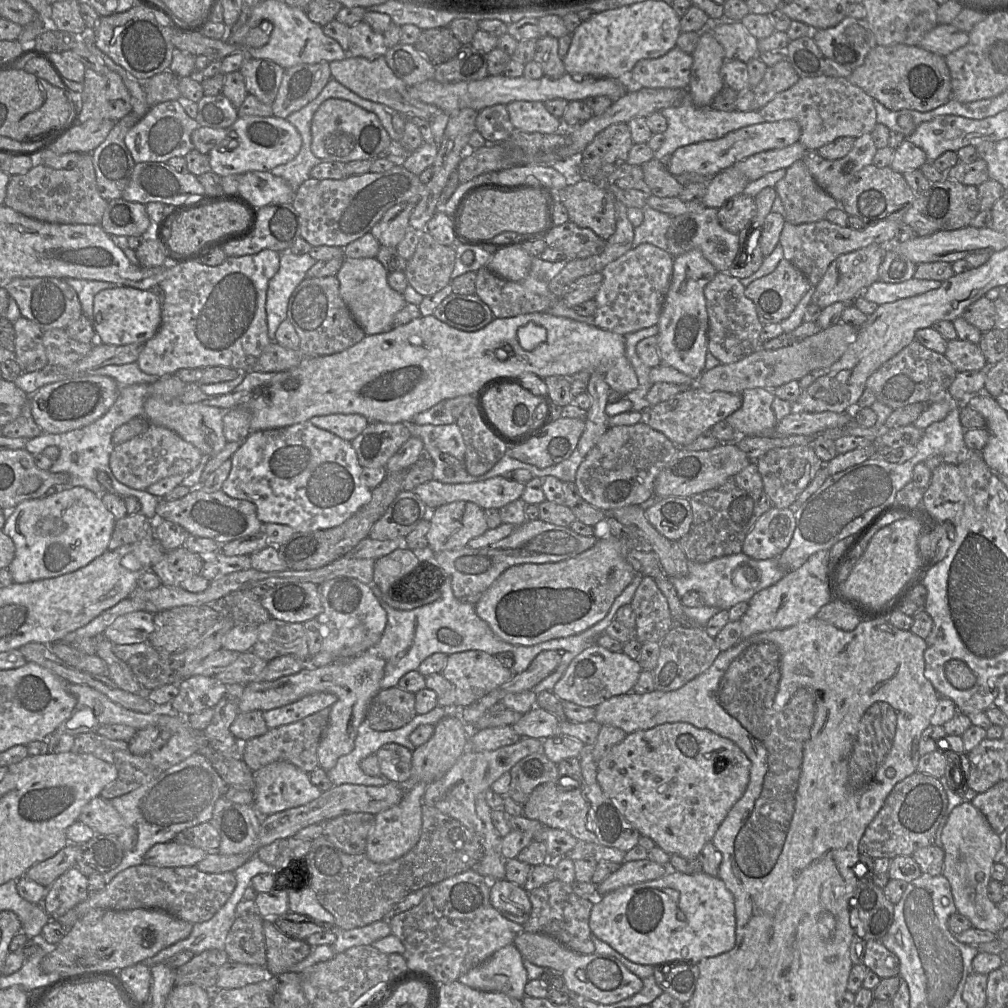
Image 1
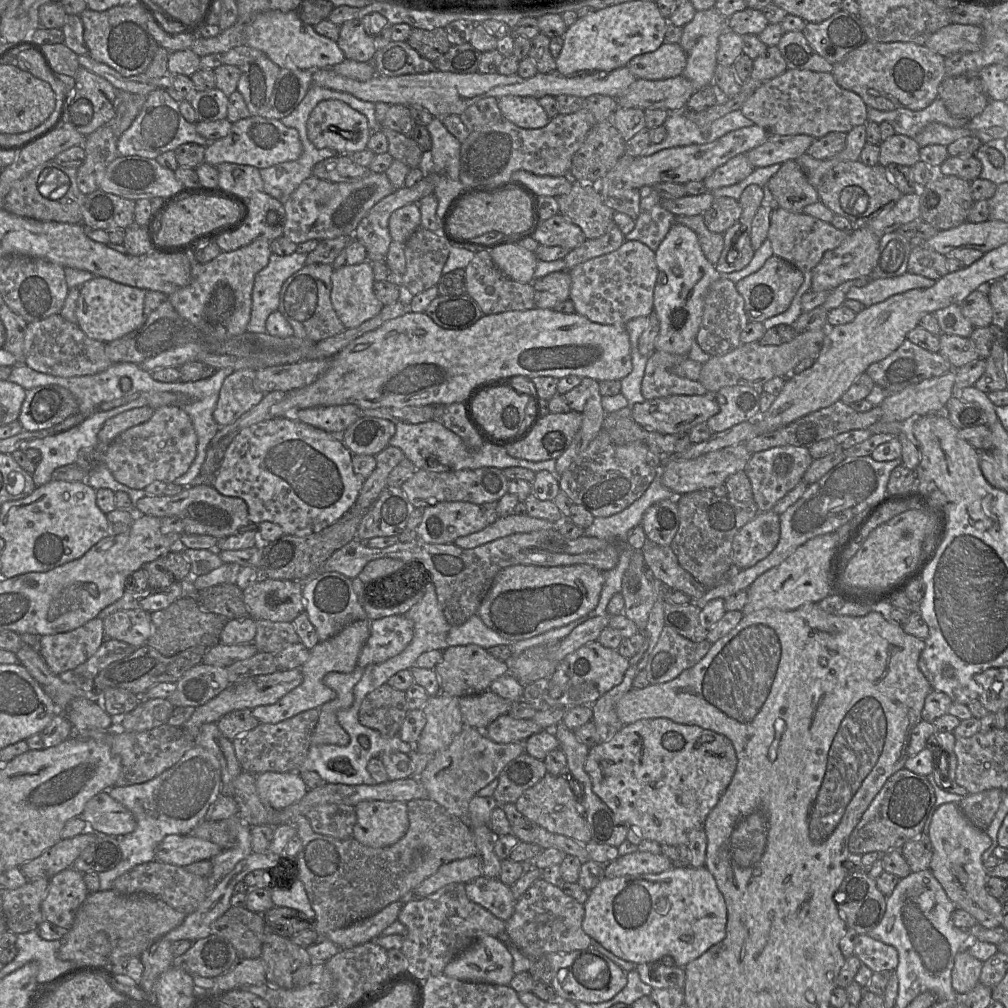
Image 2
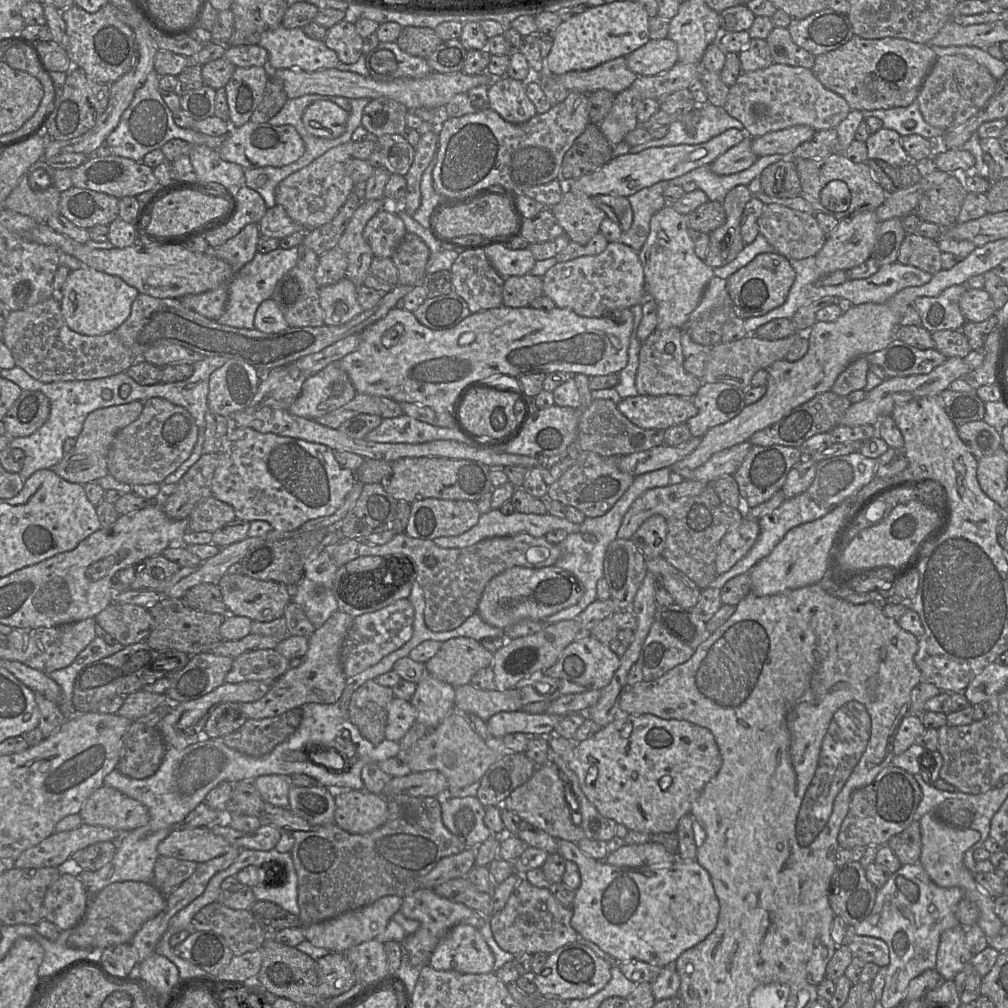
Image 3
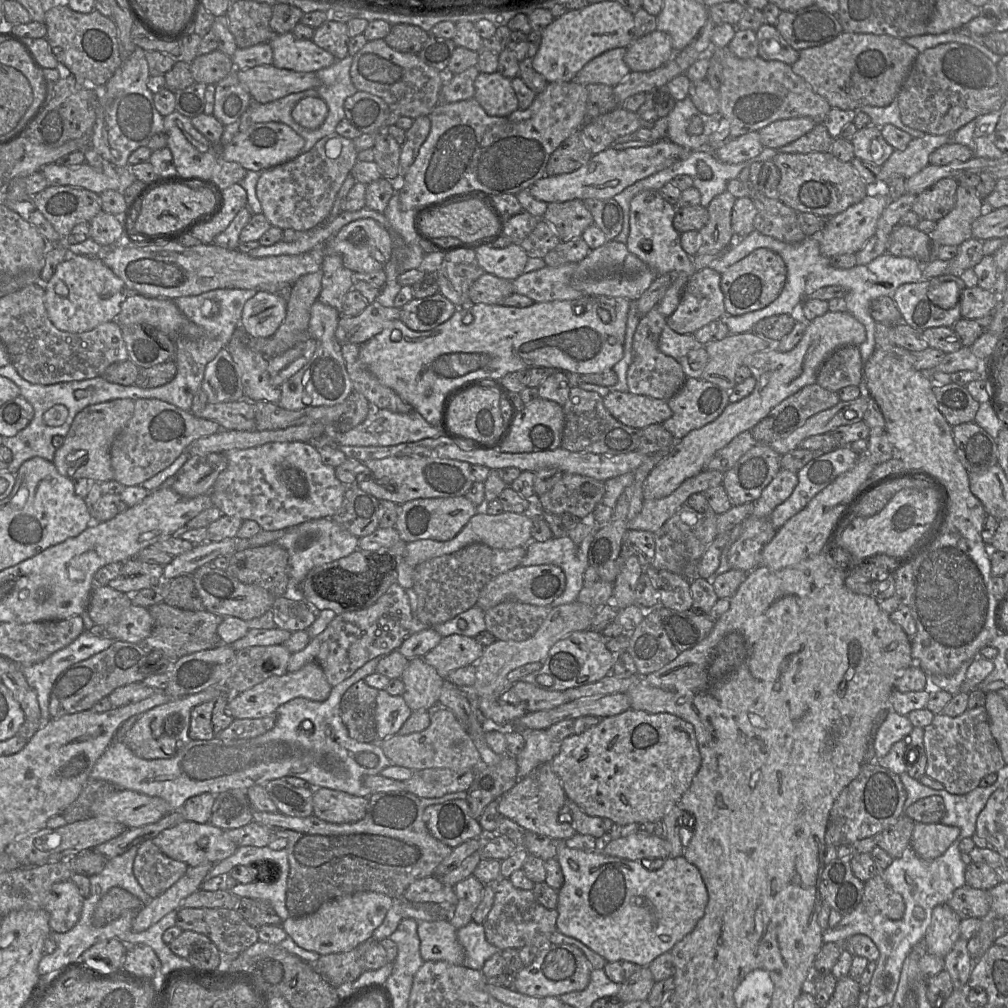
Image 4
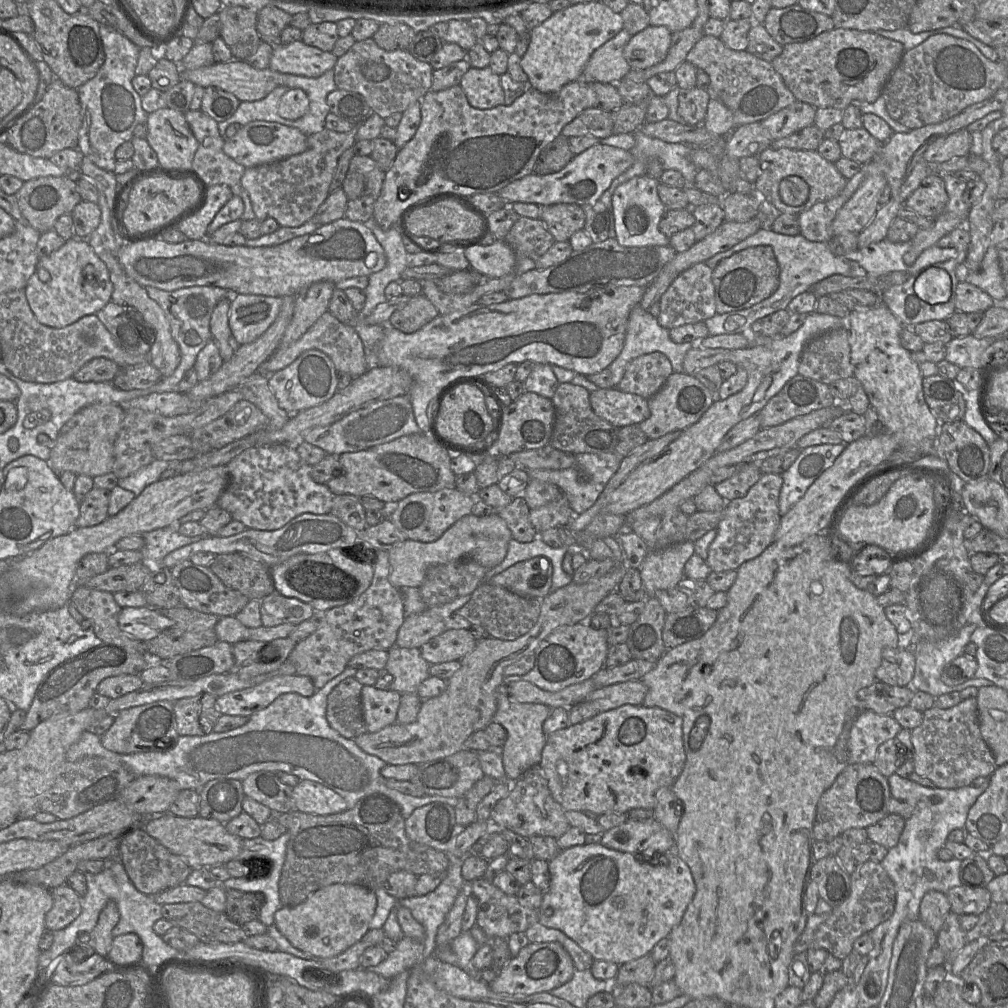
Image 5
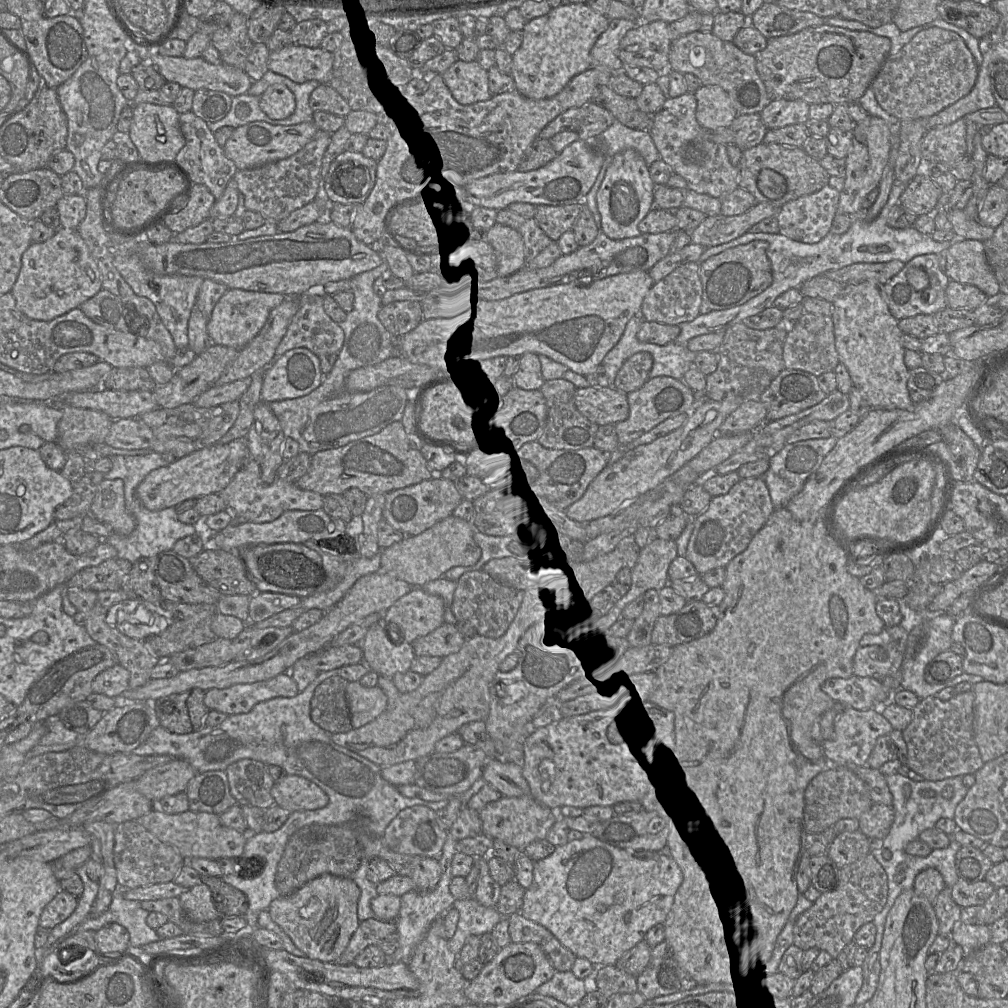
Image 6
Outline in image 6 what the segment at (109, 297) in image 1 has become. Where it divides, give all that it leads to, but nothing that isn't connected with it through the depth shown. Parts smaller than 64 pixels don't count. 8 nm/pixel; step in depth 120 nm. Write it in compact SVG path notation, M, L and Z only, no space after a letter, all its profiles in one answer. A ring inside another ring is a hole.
M61 227L53 237L42 243L31 243L23 253L21 269L10 293L28 318L50 321L79 308L101 289L100 271L78 230Z

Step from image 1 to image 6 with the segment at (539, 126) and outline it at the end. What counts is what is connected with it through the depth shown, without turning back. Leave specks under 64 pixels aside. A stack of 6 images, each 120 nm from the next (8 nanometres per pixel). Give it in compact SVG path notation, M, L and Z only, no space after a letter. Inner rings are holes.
M457 60L442 77L454 99L461 105L471 105L492 97L489 92L488 71L477 61Z

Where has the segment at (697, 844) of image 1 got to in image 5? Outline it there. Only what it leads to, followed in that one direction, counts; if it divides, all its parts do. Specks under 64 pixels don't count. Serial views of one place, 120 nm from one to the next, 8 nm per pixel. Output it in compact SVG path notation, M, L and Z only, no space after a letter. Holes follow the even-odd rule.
M623 705L598 713L576 725L570 725L547 735L539 767L553 799L564 811L580 811L587 815L626 814L632 809L653 810L656 796L663 788L672 787L686 762L682 719L662 708Z

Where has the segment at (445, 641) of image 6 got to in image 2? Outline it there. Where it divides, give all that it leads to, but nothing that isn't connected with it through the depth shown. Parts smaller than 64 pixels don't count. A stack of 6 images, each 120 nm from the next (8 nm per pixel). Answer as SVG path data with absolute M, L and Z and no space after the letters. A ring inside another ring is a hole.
M475 645L450 646L442 651L442 660L435 666L442 692L460 698L489 690L491 683L508 673L506 662L496 659L486 649Z

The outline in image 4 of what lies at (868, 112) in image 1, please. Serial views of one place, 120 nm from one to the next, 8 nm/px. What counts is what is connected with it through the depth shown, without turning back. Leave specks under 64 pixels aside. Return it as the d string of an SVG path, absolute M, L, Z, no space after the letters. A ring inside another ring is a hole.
M728 47L711 48L711 58L716 58L722 66L722 83L718 89L720 101L720 115L730 124L730 137L736 138L749 132L760 131L765 126L777 120L808 117L822 124L832 109L830 104L816 94L811 86L800 76L795 74L792 67L779 61L767 61L760 57L741 59L735 56Z

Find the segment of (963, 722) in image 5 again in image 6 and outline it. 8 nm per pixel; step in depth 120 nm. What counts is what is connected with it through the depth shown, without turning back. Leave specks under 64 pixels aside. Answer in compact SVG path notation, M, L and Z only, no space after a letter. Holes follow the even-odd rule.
M973 691L956 694L947 701L936 696L921 699L912 709L911 723L902 731L907 745L907 767L927 781L974 774L983 765L973 735Z

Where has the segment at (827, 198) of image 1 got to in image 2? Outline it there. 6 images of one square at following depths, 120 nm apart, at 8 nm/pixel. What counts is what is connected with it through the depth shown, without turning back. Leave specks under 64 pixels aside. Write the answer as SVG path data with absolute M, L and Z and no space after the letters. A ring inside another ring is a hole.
M794 160L781 164L779 170L769 179L766 186L778 205L790 212L802 213L806 206L819 202L816 188L809 183L802 169Z

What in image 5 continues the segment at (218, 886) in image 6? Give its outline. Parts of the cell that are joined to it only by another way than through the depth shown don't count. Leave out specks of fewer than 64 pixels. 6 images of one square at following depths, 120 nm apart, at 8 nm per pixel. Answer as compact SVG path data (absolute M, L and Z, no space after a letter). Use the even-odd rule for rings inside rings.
M226 889L226 915L235 923L243 925L258 919L261 908L265 904L262 892L243 892Z

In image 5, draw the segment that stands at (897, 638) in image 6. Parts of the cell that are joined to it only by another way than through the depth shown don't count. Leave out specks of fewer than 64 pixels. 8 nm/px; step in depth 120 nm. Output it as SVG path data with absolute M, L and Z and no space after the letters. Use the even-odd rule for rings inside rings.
M886 647L882 651L880 666L875 672L878 681L894 685L910 686L915 671L915 655L902 647Z

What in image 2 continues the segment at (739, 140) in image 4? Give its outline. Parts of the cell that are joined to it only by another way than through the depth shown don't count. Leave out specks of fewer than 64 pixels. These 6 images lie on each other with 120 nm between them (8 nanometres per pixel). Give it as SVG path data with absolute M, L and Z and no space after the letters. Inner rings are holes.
M739 154L714 170L704 179L706 191L737 184L748 177L755 168L748 160L747 154Z

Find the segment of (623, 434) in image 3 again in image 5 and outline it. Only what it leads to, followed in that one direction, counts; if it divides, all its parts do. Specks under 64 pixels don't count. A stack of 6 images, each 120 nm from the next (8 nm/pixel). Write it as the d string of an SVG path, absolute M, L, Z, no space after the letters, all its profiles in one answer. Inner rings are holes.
M559 383L551 399L555 408L555 422L549 444L566 453L614 453L619 442L619 428L602 419L593 411L590 392L572 383Z

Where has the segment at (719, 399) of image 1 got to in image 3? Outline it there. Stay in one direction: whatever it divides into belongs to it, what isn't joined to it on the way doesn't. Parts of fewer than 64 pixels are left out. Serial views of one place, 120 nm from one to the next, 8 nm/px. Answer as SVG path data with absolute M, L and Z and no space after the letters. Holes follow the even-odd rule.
M677 395L626 397L617 408L636 426L656 430L686 423L698 413L692 397Z

